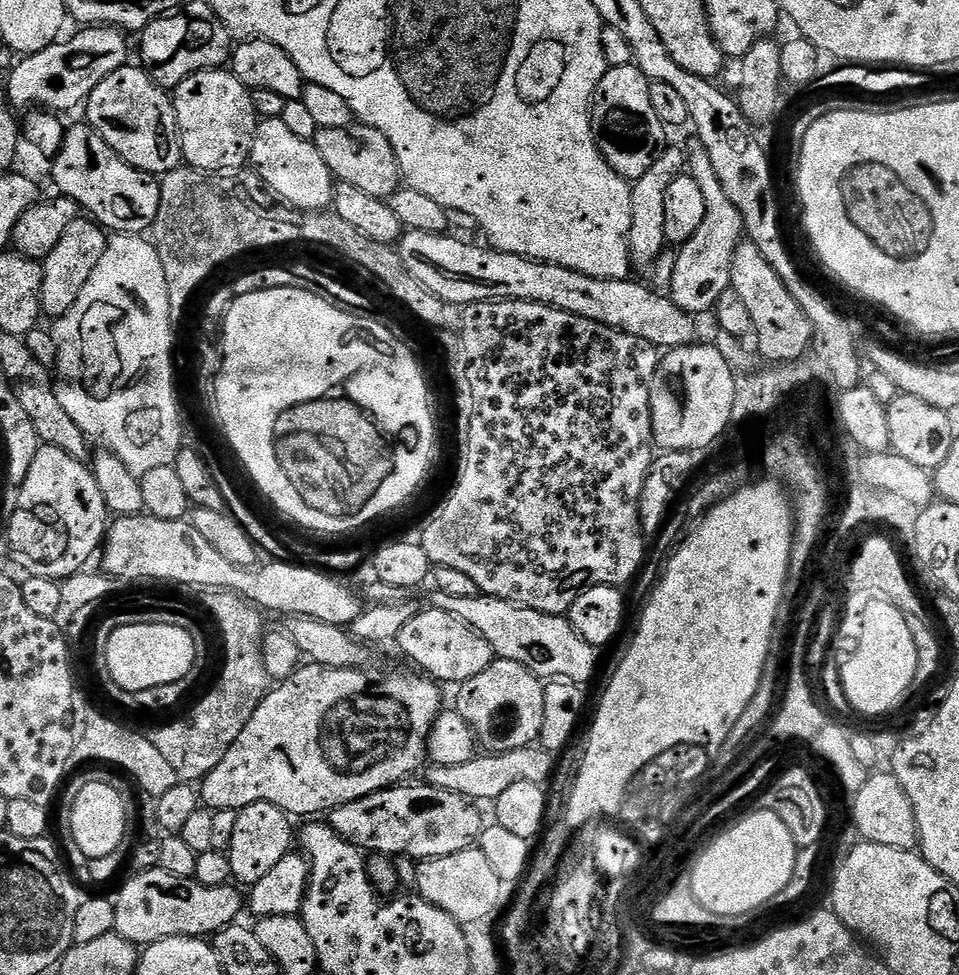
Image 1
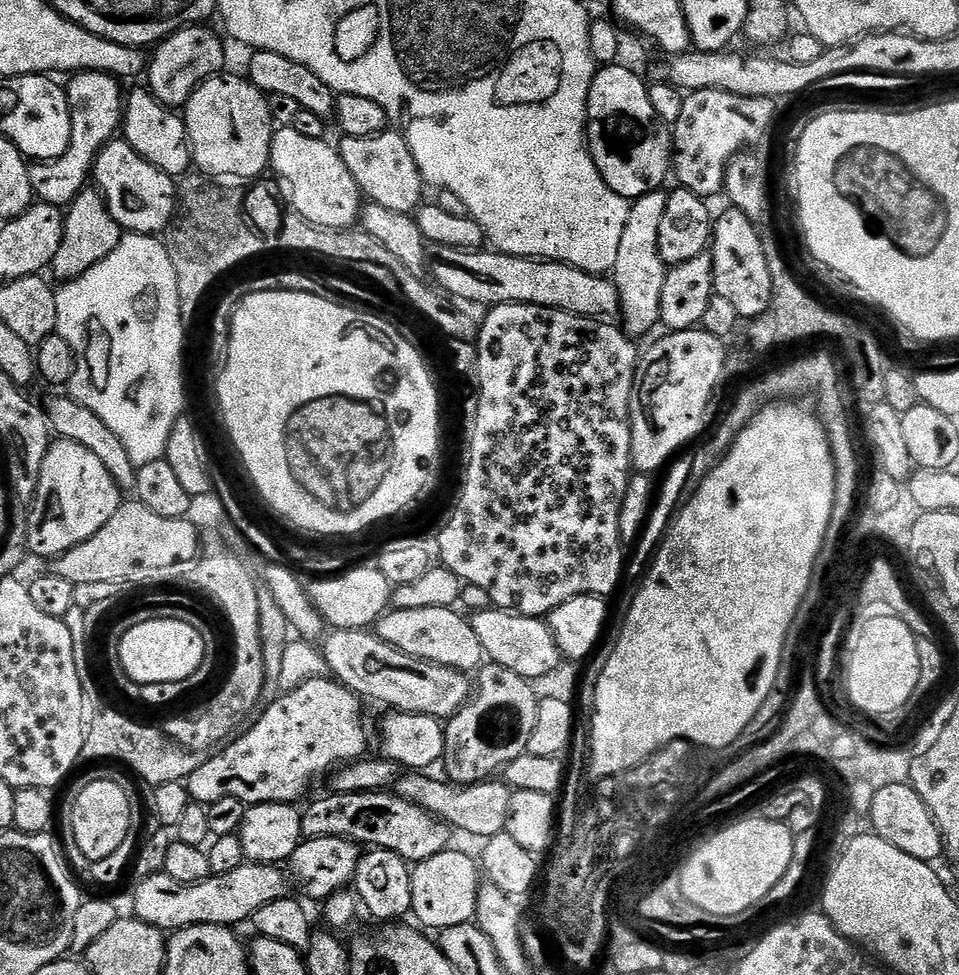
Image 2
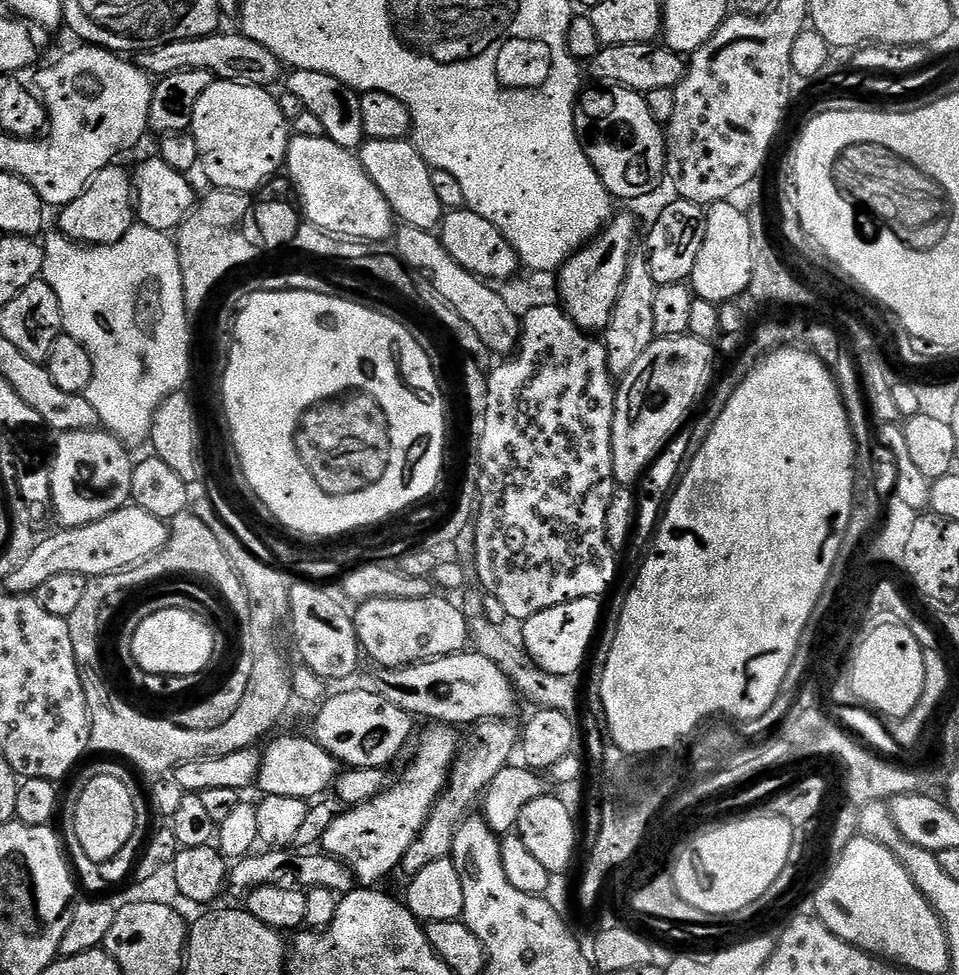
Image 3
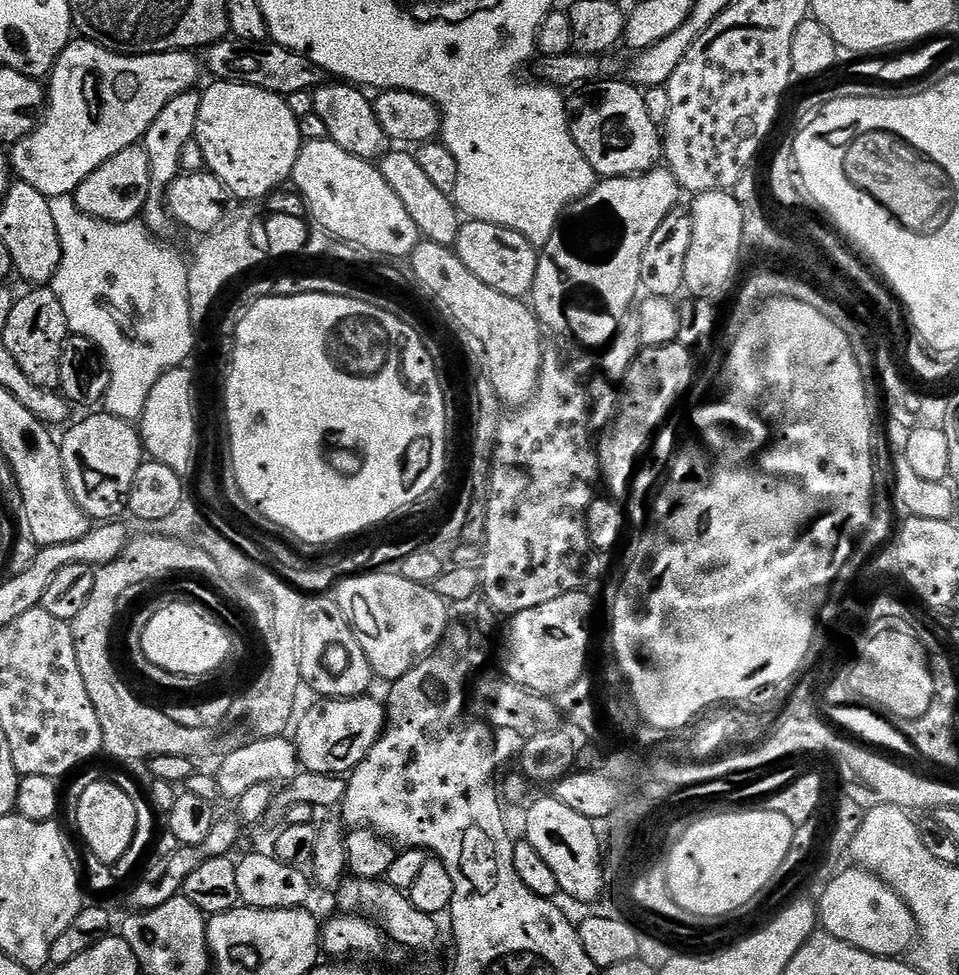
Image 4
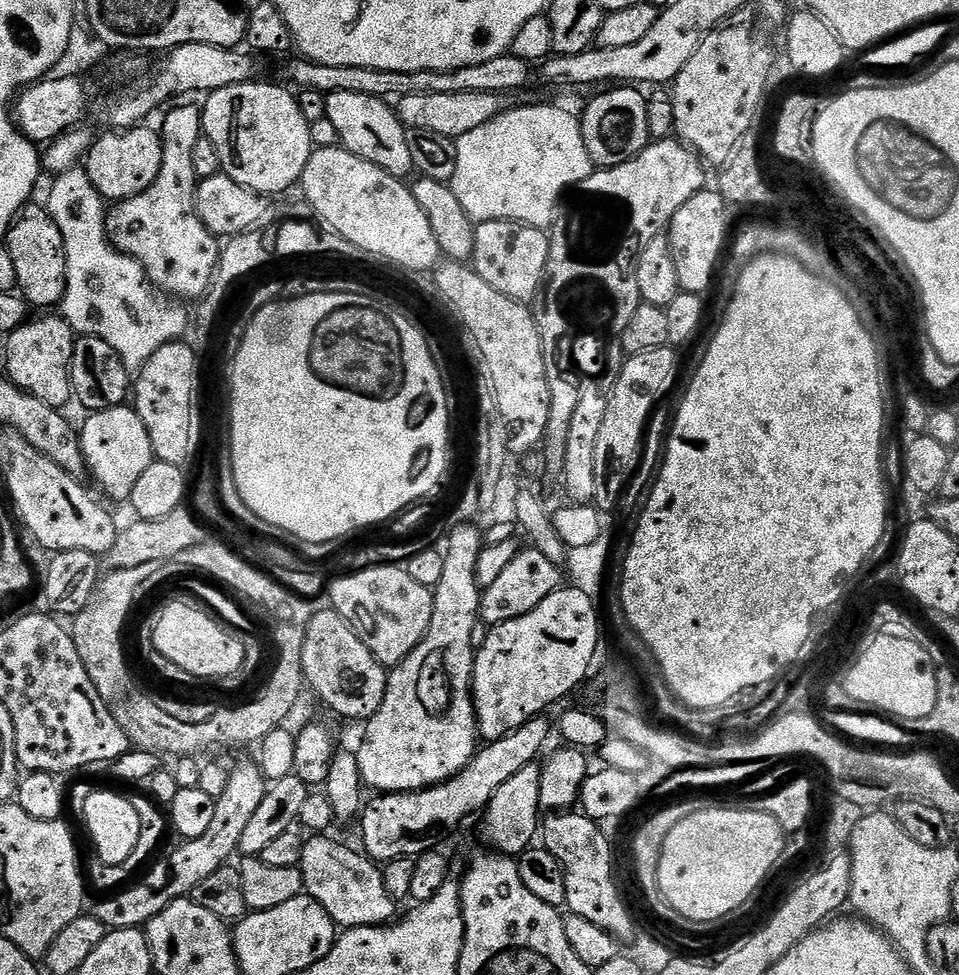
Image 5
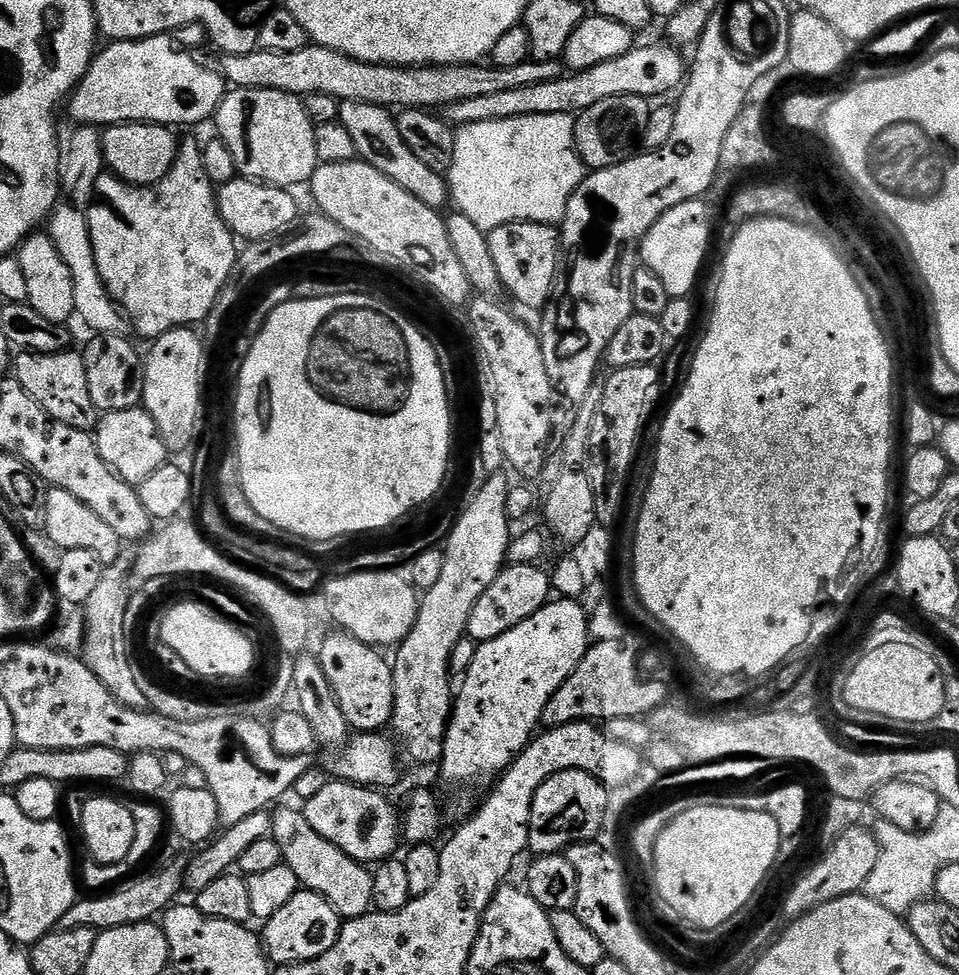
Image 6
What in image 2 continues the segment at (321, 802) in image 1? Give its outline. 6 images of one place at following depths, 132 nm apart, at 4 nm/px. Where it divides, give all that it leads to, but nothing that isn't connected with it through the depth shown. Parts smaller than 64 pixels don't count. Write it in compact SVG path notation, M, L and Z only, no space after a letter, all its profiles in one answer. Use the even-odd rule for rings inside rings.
M332 678L311 680L292 692L285 692L277 697L268 709L265 707L259 713L261 716L256 725L254 722L247 730L241 731L231 743L221 747L215 754L209 755L190 774L186 783L189 797L195 803L207 806L222 798L238 798L249 806L270 802L296 804L307 794L308 787L319 776L324 776L329 771L328 776L333 770L363 760L369 755L368 728L364 725L361 697L343 684Z

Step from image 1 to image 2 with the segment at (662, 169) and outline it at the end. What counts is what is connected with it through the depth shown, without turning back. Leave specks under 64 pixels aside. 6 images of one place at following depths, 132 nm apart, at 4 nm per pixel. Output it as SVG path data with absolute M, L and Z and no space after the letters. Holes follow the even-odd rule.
M664 190L631 201L626 226L622 226L622 242L618 242L618 259L610 273L620 295L619 323L625 335L633 338L650 335L660 324L662 286L666 286L669 265L664 264L662 254L658 254L658 230L666 215L667 201L668 192Z

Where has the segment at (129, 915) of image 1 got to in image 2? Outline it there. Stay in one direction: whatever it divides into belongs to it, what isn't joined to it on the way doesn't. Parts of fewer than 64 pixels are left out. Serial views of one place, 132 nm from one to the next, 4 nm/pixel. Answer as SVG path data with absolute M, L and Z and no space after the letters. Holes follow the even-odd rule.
M246 862L238 866L238 870L230 870L230 874L218 874L211 876L206 882L197 884L183 884L174 882L174 878L163 874L152 876L149 880L144 880L136 888L136 897L132 900L132 908L135 919L146 922L150 926L160 929L165 934L177 932L179 928L189 928L190 926L222 926L232 928L243 922L251 921L252 915L262 906L267 906L269 902L278 902L283 896L289 895L290 876L283 867L274 864L253 864Z

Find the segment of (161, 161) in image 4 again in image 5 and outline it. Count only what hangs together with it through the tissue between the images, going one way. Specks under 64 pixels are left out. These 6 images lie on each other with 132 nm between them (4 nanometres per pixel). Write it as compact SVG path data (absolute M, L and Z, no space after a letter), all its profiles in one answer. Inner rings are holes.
M180 102L177 108L167 109L168 117L164 125L159 125L160 141L162 142L162 170L158 178L142 194L129 200L113 203L104 217L104 228L108 232L108 241L120 252L132 256L144 268L150 281L161 293L181 301L195 301L204 295L210 286L212 276L220 261L221 241L212 235L210 230L198 218L196 213L196 186L198 177L194 174L194 145L204 131L204 118L199 107Z

